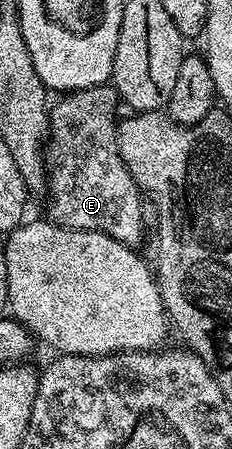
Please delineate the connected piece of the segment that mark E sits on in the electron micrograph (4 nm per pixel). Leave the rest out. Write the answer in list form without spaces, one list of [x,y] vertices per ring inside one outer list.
[[[112,85],[92,86],[86,90],[66,93],[58,102],[52,103],[49,112],[49,141],[47,143],[47,195],[49,194],[48,217],[58,226],[72,230],[103,232],[123,244],[140,247],[145,234],[145,214],[141,211],[142,191],[129,175],[117,150],[117,124],[119,95]]]

